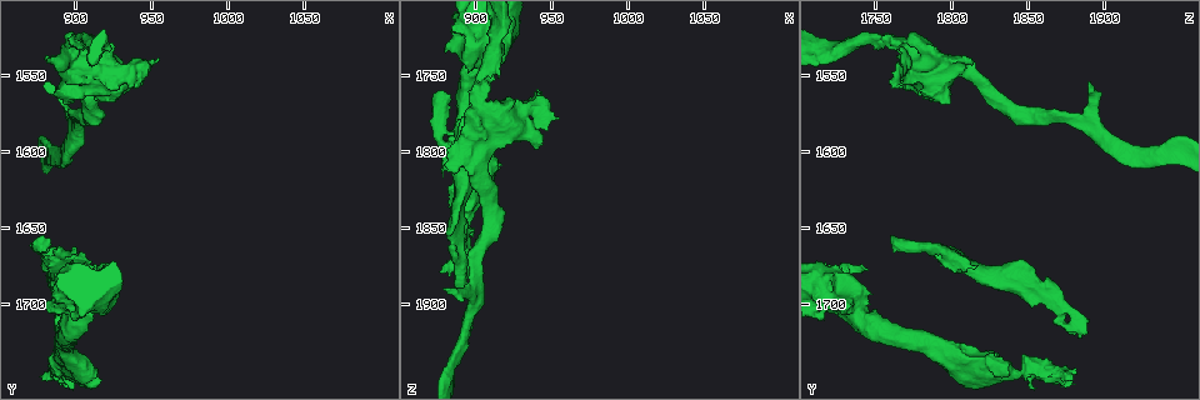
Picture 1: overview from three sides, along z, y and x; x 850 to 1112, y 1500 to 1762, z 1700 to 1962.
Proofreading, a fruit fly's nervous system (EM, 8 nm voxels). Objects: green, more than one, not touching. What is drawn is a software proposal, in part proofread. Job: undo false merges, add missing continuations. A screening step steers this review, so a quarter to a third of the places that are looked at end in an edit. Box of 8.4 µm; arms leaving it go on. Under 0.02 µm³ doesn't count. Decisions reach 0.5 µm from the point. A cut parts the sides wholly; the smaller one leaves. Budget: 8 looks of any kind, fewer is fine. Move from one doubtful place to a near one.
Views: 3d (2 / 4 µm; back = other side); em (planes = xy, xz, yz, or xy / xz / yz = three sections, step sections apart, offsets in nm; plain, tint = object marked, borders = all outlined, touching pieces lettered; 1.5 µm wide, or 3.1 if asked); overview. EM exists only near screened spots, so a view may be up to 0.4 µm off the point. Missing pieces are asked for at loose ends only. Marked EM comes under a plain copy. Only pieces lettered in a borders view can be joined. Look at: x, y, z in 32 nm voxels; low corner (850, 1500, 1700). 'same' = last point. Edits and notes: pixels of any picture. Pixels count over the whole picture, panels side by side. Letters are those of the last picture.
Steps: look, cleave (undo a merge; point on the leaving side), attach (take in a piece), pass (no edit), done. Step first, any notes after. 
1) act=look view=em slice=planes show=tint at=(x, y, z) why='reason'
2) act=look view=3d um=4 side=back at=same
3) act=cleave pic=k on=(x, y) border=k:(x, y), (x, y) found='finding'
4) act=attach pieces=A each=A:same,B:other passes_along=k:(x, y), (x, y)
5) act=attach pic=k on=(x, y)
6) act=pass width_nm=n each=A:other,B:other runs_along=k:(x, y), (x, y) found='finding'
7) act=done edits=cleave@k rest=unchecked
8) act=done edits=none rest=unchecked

act=look view=em slice=xy step=4 show=borders at=(890, 1686, 1840) why='arms part here'

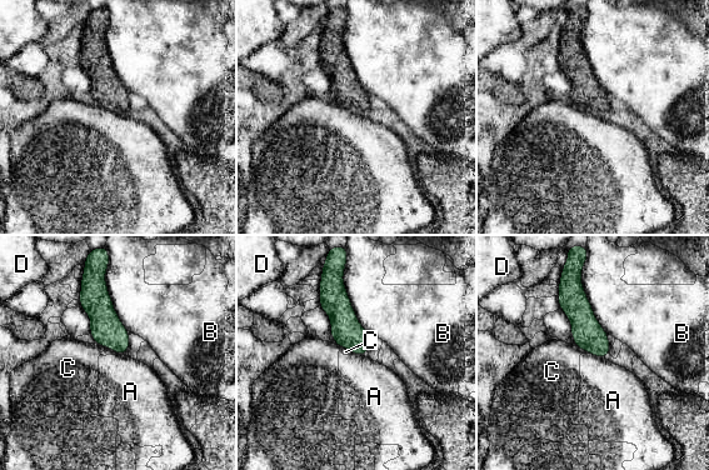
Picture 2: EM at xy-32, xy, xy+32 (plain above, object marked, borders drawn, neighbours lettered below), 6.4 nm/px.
act=pass each=A:other,B:other,C:other,D:other found='all the same neuron'

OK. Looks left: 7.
act=look view=em slice=xy step=4 show=tint at=(902, 1582, 1884)

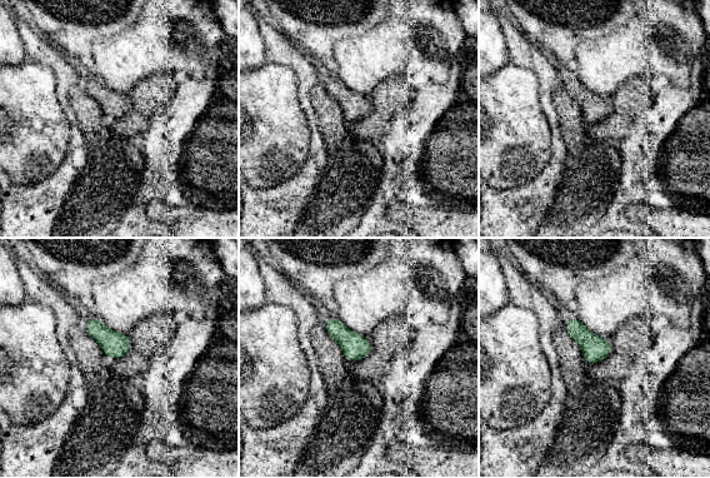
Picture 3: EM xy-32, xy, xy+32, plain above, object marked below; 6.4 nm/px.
act=look view=em slice=planes show=borders at=same

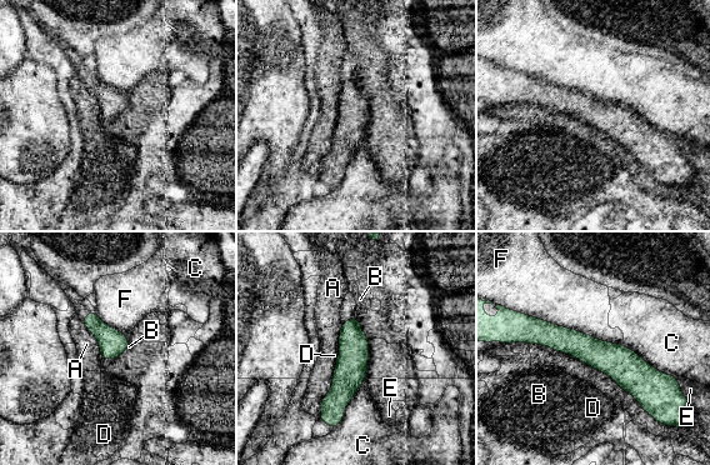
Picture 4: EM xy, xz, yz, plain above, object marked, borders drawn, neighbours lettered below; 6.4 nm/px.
act=pass each=A:other,B:other,C:other,D:other,E:other,F:other found='one neuron here'

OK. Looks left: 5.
act=look view=3d um=4 at=(940, 1558, 1760)

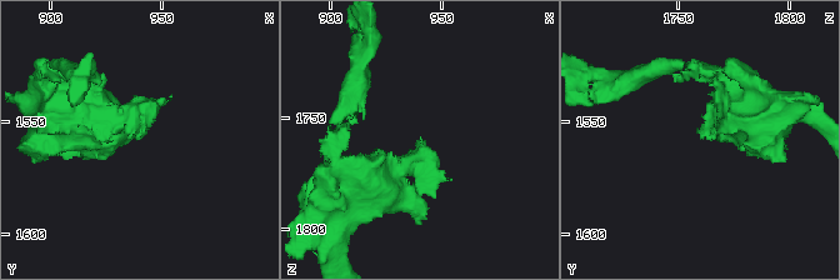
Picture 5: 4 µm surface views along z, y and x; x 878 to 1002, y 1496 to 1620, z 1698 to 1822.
act=look view=em slice=xz step=8 show=borders at=(939, 1558, 1761) why='need the tissue'

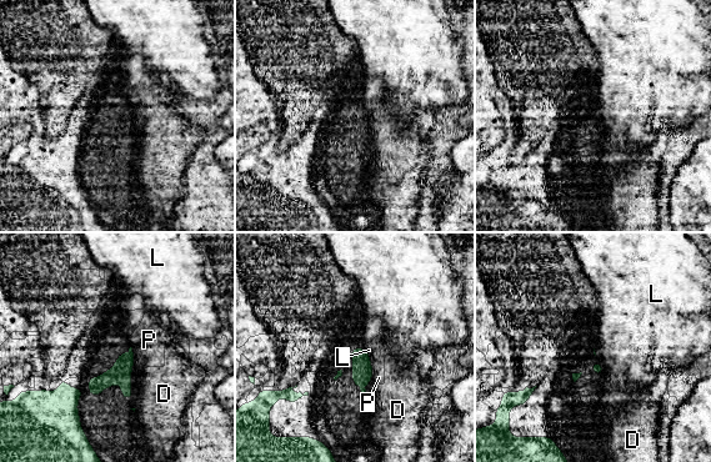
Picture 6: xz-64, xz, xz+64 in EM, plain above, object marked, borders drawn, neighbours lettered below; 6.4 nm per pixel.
act=look view=em slice=planes show=borders at=same

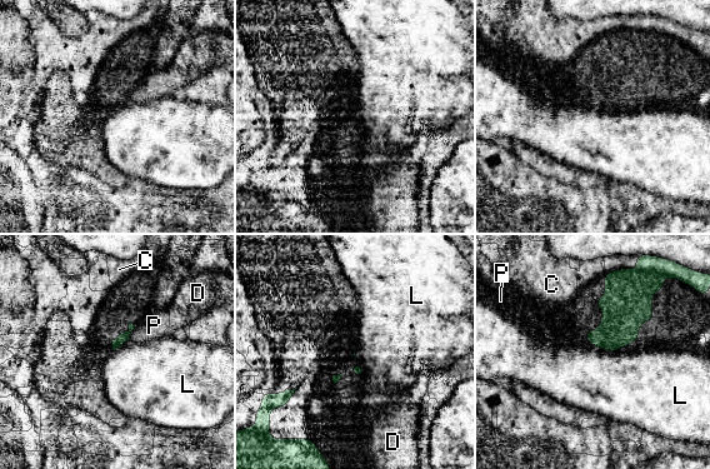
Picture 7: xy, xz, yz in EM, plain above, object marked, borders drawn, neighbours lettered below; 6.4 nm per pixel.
act=pass each=C:other,D:other,L:other,P:other found='no lettered piece goes on from it'

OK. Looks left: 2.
act=done edits=none rest=unchecked

